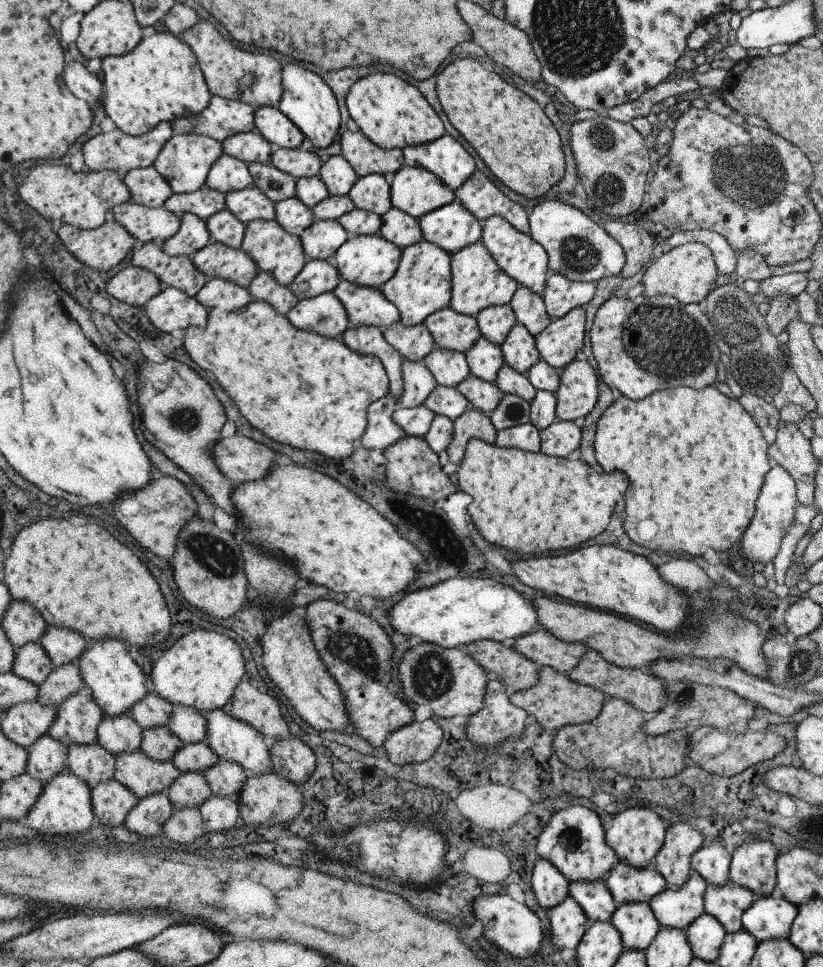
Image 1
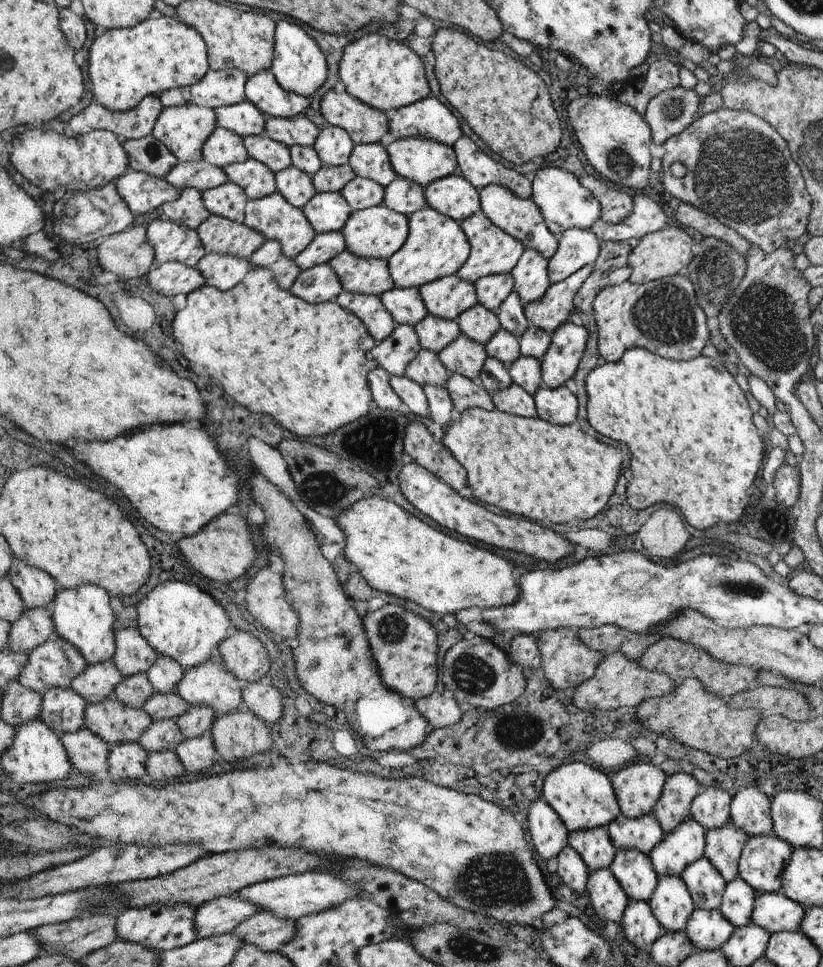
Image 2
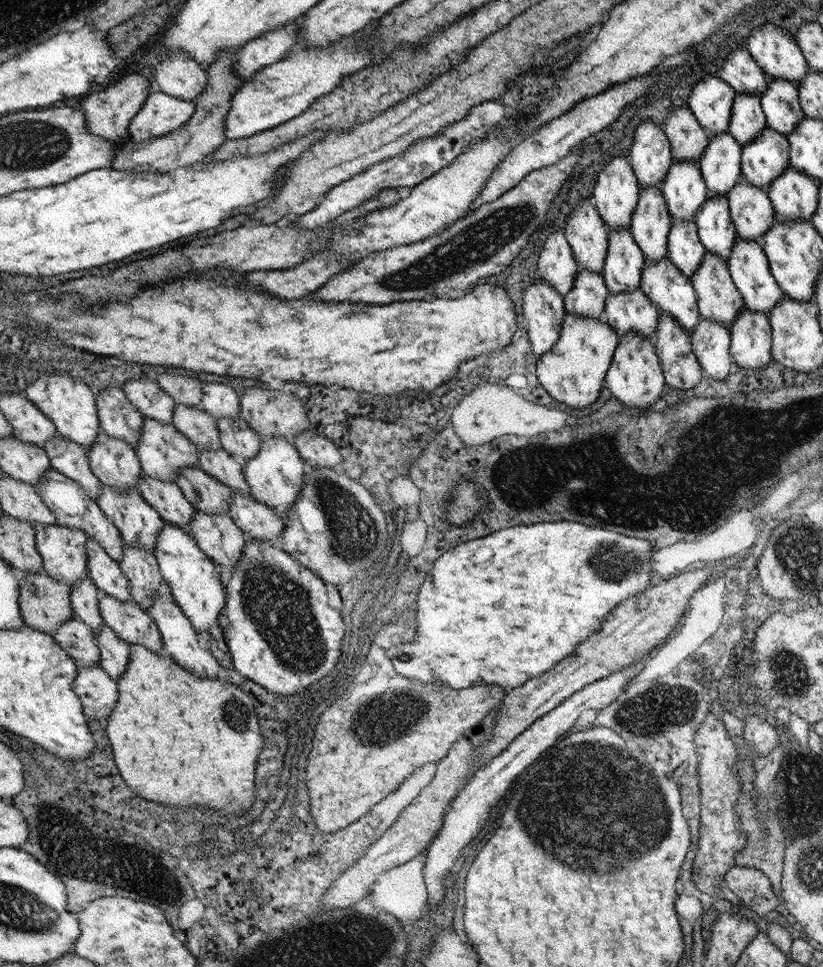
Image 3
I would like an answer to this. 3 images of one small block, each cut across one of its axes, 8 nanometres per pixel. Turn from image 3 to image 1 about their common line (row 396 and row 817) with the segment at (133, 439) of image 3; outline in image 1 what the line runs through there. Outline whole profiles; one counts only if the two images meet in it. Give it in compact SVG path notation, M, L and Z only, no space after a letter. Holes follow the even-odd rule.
M115 780L97 784L91 790L91 800L95 804L97 824L101 824L103 828L123 826L129 812L139 802L137 796L129 788L125 788L123 784L115 782Z

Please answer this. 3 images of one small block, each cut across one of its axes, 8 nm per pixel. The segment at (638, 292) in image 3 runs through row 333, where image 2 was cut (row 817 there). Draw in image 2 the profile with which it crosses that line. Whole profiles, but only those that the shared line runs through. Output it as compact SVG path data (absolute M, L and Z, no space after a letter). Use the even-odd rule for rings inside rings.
M651 812L635 820L619 814L605 828L619 850L641 850L643 854L649 854L653 846L657 846L665 836L663 828L659 826Z

